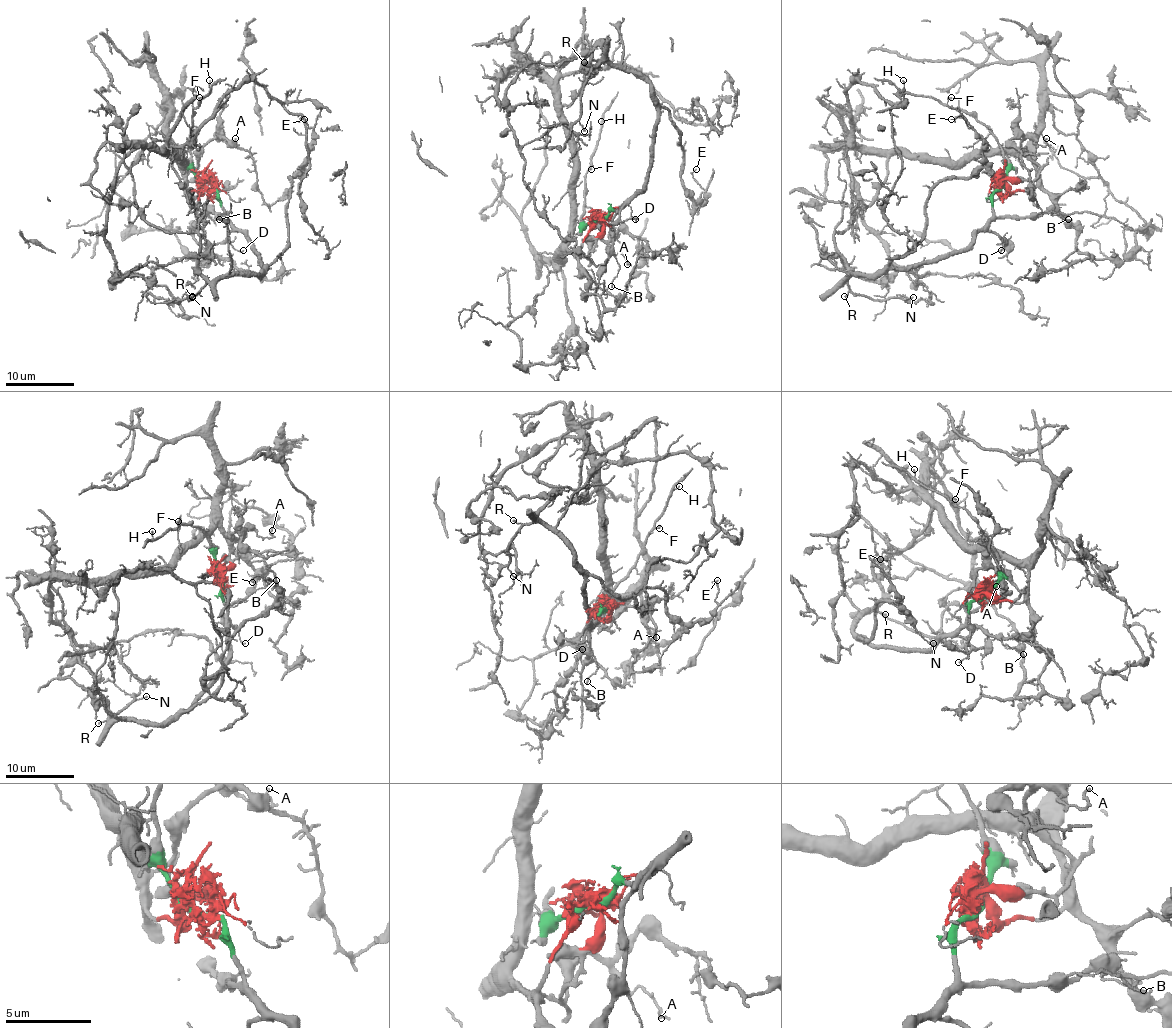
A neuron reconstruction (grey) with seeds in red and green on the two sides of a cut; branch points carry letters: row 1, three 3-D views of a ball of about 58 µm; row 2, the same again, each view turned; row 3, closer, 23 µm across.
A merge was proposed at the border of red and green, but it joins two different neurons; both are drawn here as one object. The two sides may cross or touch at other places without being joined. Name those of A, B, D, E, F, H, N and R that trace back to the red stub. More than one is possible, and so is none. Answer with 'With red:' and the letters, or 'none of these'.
With red: A

